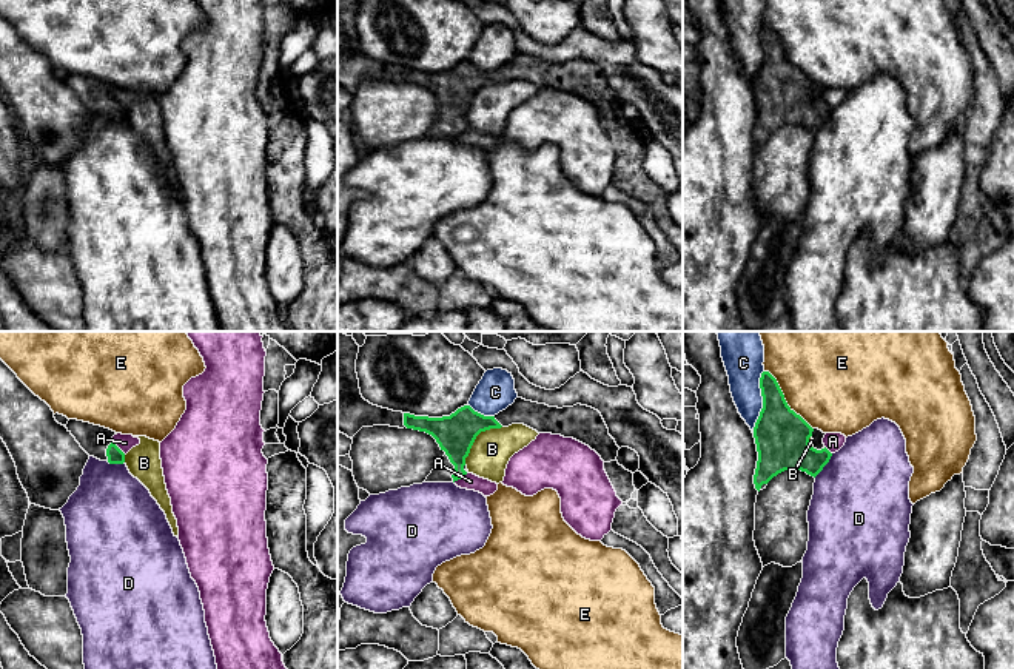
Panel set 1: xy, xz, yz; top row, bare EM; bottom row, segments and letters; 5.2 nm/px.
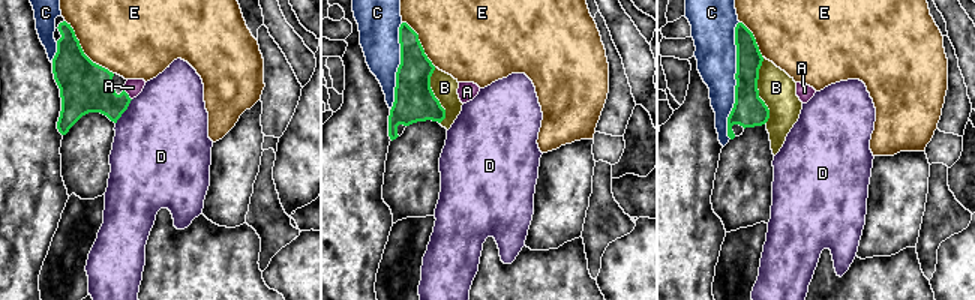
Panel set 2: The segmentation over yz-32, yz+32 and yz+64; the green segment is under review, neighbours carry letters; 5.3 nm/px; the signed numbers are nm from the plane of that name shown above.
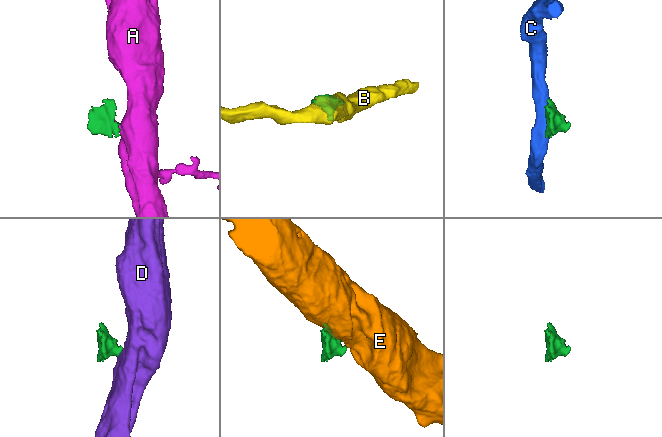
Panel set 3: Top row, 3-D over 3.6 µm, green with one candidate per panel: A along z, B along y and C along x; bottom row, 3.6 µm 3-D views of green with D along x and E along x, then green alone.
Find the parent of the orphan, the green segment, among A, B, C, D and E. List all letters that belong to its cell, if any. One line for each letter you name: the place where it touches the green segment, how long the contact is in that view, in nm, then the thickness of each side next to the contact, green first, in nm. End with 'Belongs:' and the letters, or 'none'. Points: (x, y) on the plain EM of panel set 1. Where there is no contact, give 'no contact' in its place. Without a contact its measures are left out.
Belongs: none

